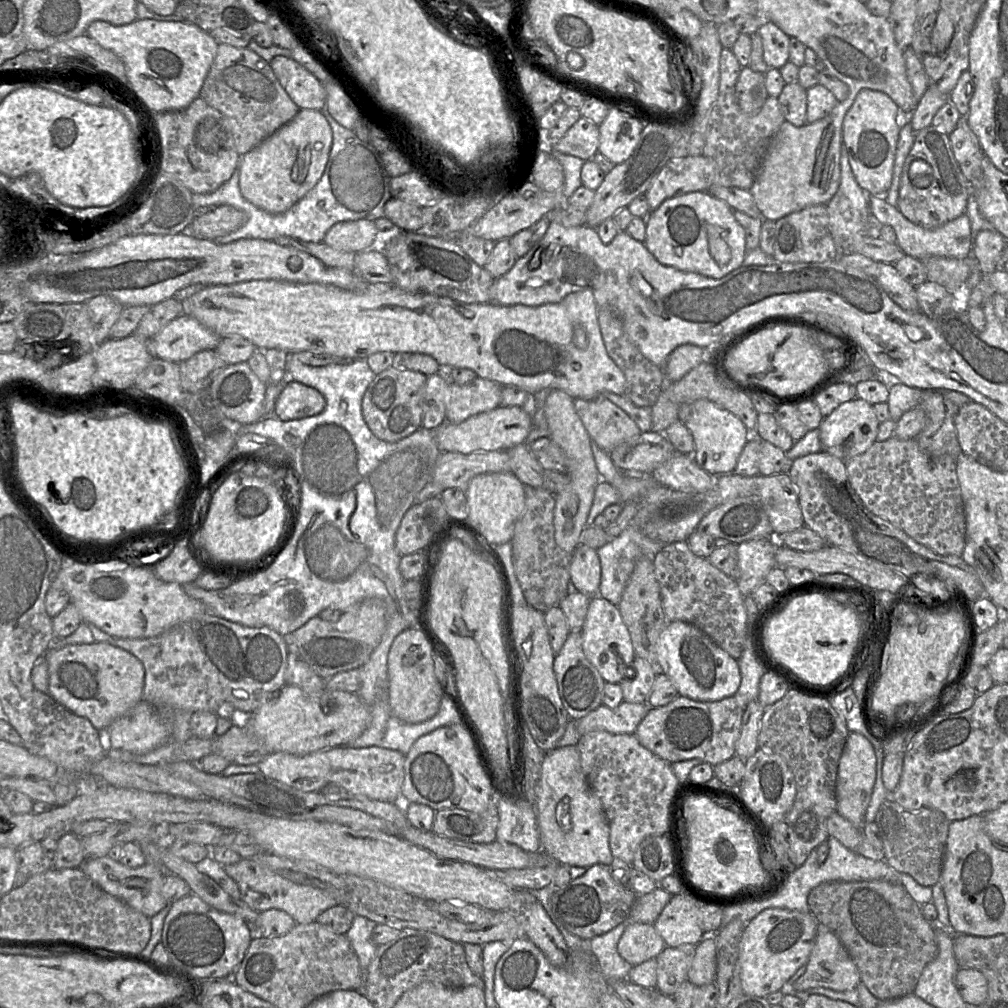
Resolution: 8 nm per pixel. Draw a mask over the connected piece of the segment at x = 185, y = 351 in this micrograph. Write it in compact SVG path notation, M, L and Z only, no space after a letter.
M181 314L148 342L152 358L180 363L202 350L215 350L220 340L195 318Z

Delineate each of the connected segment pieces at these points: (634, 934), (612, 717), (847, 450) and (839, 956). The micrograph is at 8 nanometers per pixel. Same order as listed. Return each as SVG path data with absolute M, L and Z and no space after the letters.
M629 923L621 936L617 950L630 965L636 966L656 958L666 947L653 924Z
M623 701L615 708L609 708L601 704L588 715L575 720L576 727L580 736L591 731L634 734L649 708L646 703L626 701Z
M855 397L841 404L829 416L824 417L820 423L818 429L822 451L826 451L842 460L862 454L876 441L879 425L873 405Z
M818 924L813 947L806 963L806 971L794 982L793 988L797 991L807 991L816 987L847 991L856 989L860 982L858 967L839 938L826 926Z

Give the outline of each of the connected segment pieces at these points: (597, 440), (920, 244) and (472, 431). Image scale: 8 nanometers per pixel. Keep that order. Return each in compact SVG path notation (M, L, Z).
M607 398L574 399L574 402L591 440L607 453L642 433L631 417Z
M868 195L868 204L871 214L879 225L890 225L897 237L897 245L905 255L918 259L927 259L932 256L943 256L955 259L964 259L971 255L971 223L964 213L935 228L924 228L908 220L896 206L892 206L883 197Z
M499 406L491 411L472 416L459 424L444 423L435 430L435 437L441 453L470 454L479 451L508 450L526 442L531 425L532 418L522 407Z

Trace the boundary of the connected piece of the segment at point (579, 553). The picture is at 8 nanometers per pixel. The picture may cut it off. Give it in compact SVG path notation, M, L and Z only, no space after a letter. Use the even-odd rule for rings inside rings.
M579 543L572 553L570 580L577 591L589 596L597 596L601 581L599 556L593 548Z

